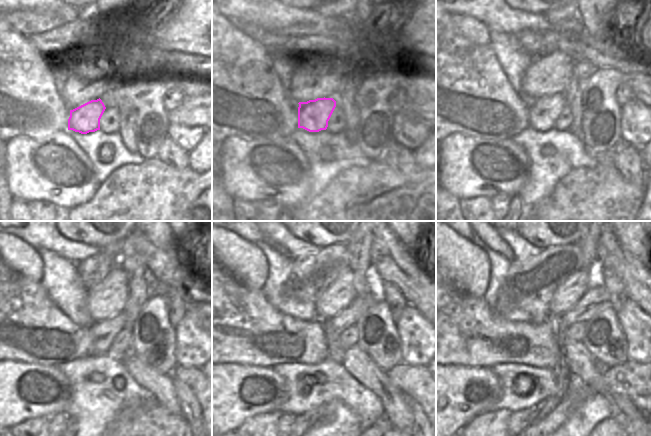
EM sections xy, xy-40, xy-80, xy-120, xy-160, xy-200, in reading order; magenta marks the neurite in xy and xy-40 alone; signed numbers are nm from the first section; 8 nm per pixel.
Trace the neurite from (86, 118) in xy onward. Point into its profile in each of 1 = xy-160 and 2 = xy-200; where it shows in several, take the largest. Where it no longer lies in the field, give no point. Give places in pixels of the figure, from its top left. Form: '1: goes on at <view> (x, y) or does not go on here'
1: goes on at xy-160 (333, 328)
2: goes on at xy-200 (597, 298)

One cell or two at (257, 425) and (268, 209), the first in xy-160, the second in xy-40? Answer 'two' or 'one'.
two

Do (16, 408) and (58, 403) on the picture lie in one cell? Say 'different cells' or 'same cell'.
same cell

